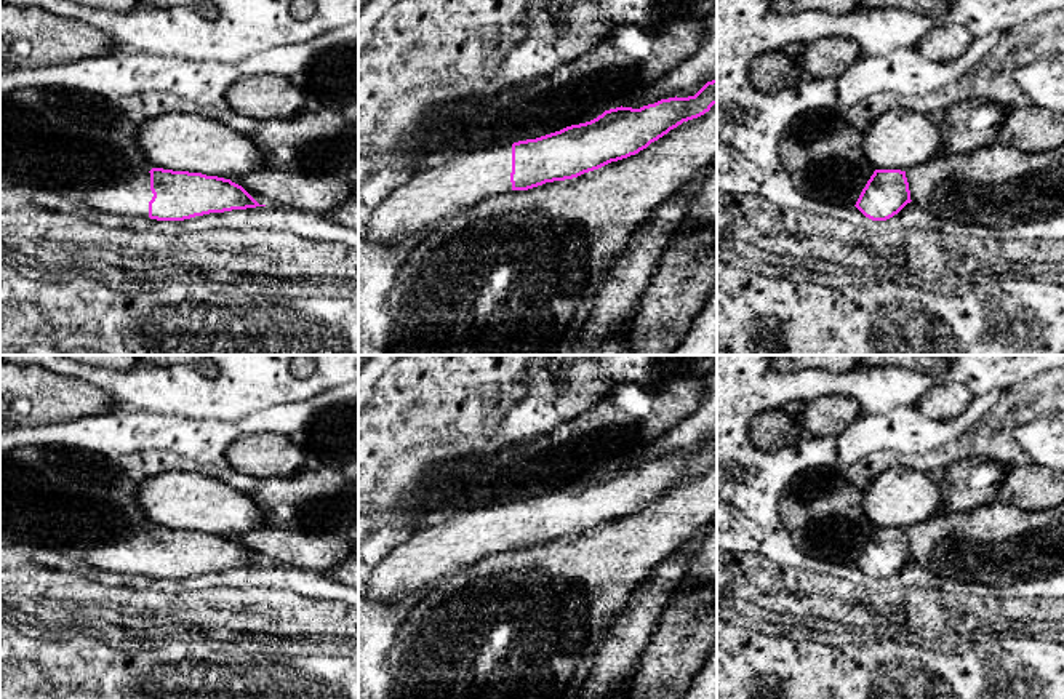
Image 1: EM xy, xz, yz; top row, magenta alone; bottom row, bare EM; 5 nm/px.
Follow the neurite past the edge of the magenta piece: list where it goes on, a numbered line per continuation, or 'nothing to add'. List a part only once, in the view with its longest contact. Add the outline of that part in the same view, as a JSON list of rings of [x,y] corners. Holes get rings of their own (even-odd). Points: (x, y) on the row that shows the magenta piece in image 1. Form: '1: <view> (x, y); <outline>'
1: xz (460, 181); [[[512,144],[448,155],[413,176],[374,210],[368,238],[392,246],[490,197],[512,192]]]

